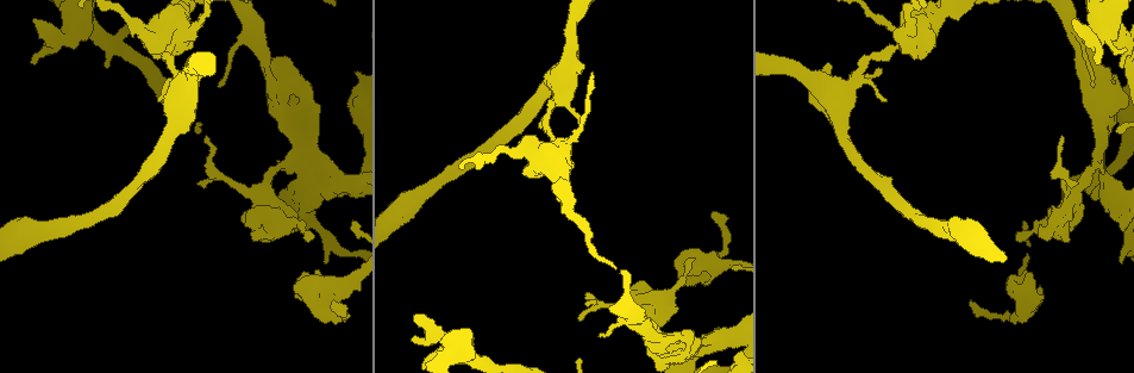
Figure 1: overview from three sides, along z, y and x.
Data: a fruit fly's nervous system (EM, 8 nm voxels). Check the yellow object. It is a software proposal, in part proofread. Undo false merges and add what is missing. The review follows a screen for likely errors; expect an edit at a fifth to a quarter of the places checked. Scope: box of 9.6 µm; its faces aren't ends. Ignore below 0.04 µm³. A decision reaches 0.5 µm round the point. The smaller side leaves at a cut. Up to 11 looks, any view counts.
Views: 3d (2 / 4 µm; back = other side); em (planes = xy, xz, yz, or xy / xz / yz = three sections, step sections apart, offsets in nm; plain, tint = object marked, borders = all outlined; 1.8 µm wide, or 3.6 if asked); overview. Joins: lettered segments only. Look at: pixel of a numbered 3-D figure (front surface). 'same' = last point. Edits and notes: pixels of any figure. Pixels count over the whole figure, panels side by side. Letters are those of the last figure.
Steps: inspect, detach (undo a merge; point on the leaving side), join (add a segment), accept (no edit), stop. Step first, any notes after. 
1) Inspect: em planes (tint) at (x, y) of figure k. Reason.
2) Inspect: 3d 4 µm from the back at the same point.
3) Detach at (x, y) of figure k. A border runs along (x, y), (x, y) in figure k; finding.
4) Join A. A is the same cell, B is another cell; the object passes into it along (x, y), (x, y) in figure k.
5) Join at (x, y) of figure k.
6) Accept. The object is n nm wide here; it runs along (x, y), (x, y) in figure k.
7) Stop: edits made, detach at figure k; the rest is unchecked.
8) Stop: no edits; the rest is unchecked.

Inspect: 3d 4 µm at (76, 35) of figure 1. Thick turns thin.

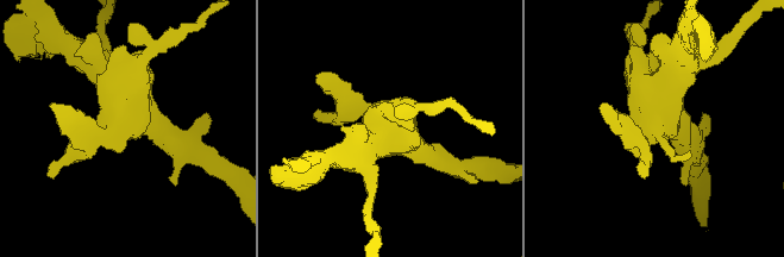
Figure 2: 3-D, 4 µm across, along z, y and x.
Inspect: em 3.6 µm planes (borders) at (119, 127) of figure 2. Need the tissue.

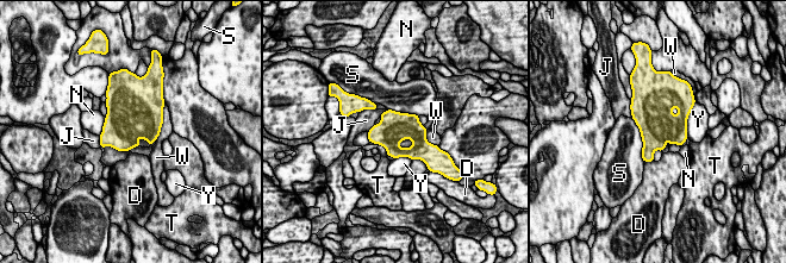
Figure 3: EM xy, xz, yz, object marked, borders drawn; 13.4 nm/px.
Accept. The object is 600 nm wide here; D, J, N, S, T, W and Y are other cells; a border runs along (106, 117), (103, 131), (99, 135) in figure 3; one neuron here.

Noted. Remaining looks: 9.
Inspect: 3d 4 µm from the back at (808, 97) of figure 1. Branch stops here.

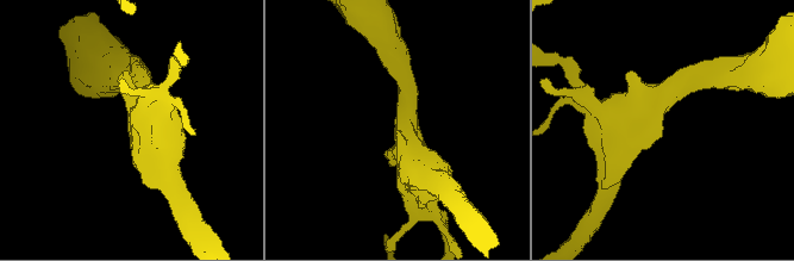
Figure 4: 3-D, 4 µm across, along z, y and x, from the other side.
Inspect: em planes (plain) at (128, 129) of figure 4. Shape alone is not enough.

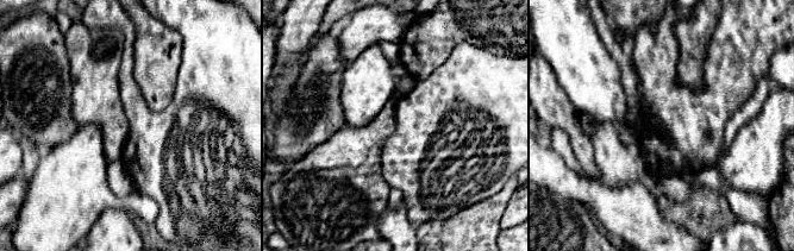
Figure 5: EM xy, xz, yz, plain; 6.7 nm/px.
Inspect: em planes (borders) at the same point. What lies round it.

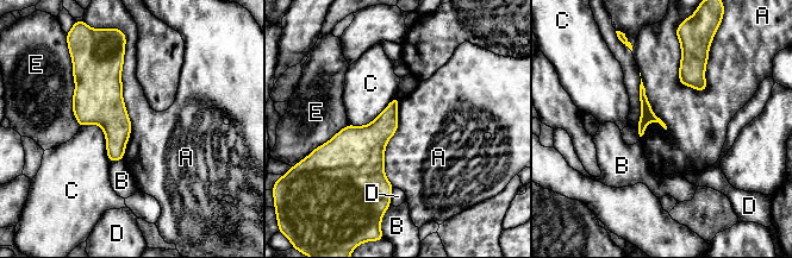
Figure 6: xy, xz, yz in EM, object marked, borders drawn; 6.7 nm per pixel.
Accept. A, B, C, D and E are other cells; a border runs along (126, 43), (123, 158) in figure 6; none of them fits.

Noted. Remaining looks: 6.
Inspect: em 3.6 µm planes (tint) at (177, 33) of figure 1. Sudden change in width.

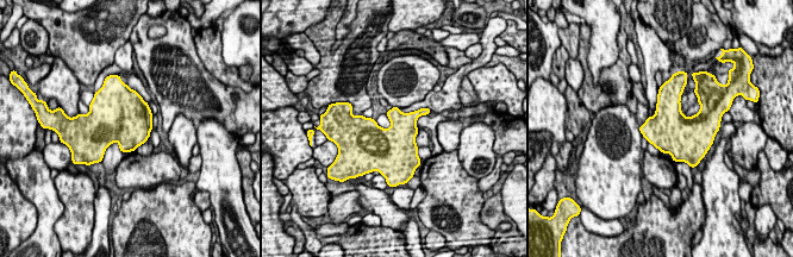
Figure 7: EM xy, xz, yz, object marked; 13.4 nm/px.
Inspect: em 3.6 µm planes (borders) at the same point. See the neighbours.

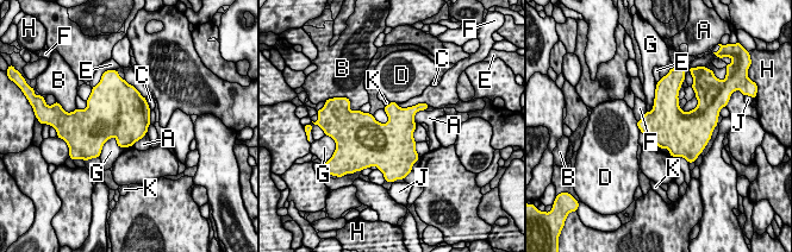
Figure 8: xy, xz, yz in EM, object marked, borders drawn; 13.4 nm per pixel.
Accept. A, B, C, D, E, F, G, H, J and K are other cells; a border runs along (124, 147), (111, 137), (99, 156) in figure 8; all the same neuron.

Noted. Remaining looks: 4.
Inspect: 3d 2 µm at (971, 302) of figure 1. Branch stops here.

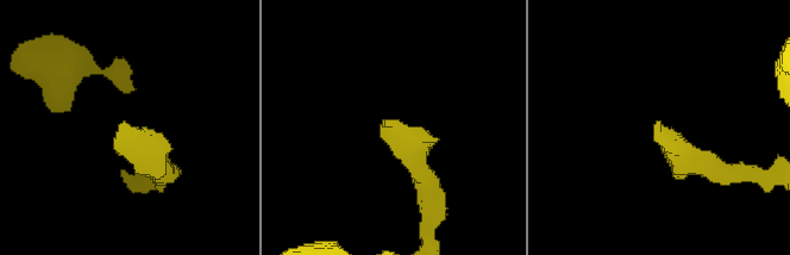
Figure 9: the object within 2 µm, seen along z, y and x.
Inspect: em xz step 16 (plain) at (124, 120) of figure 9.

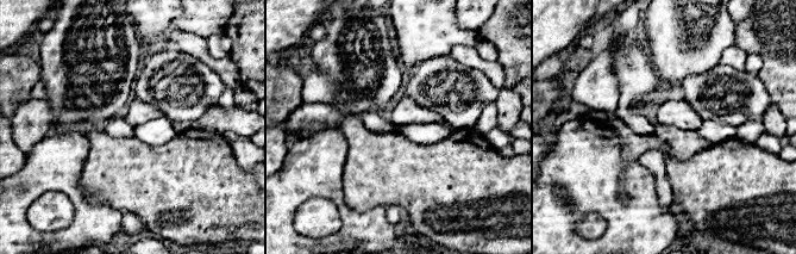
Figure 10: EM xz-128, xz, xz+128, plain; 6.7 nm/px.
Inspect: em xz step 16 (borders) at the same point.

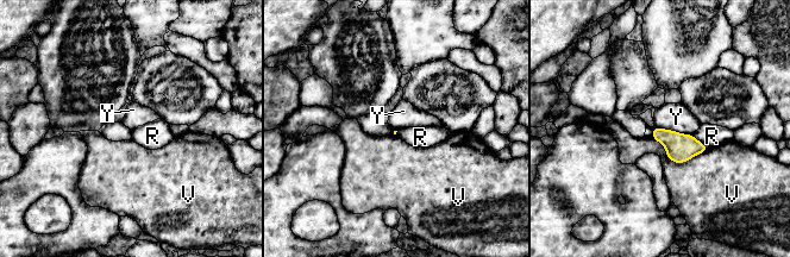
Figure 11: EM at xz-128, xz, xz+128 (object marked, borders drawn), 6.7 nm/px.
Accept. R, V and Y are other cells; none of them fits.

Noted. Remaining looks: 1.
Stop: no edits; the rest is unchecked.

